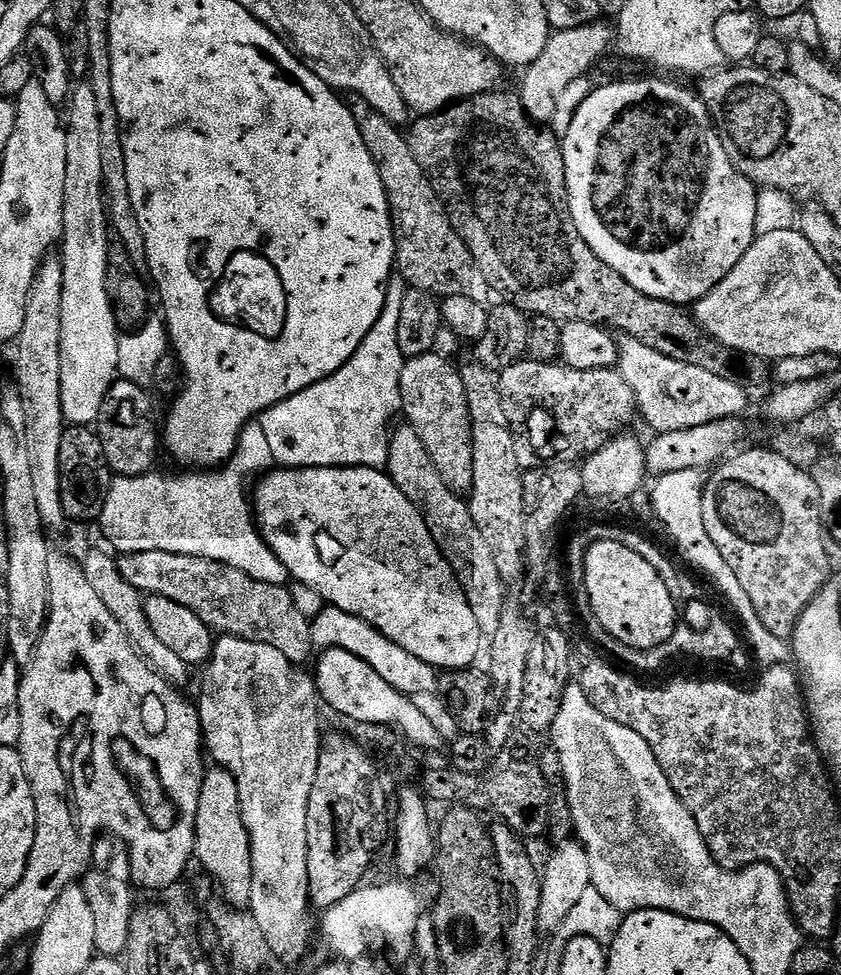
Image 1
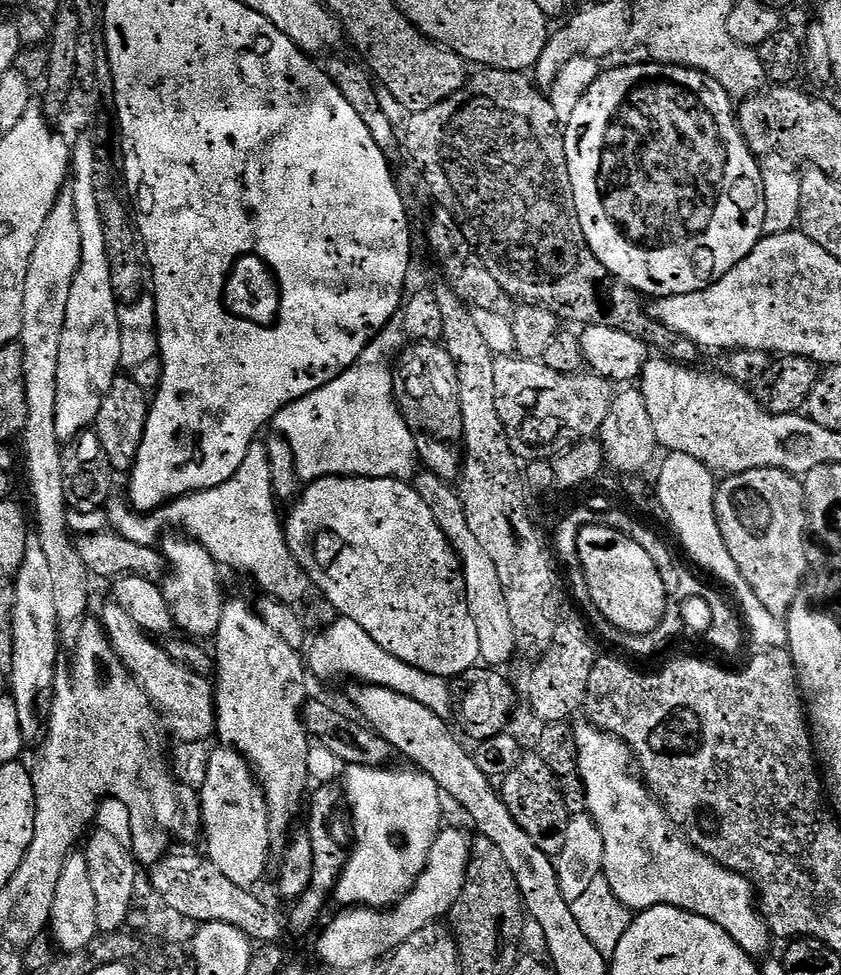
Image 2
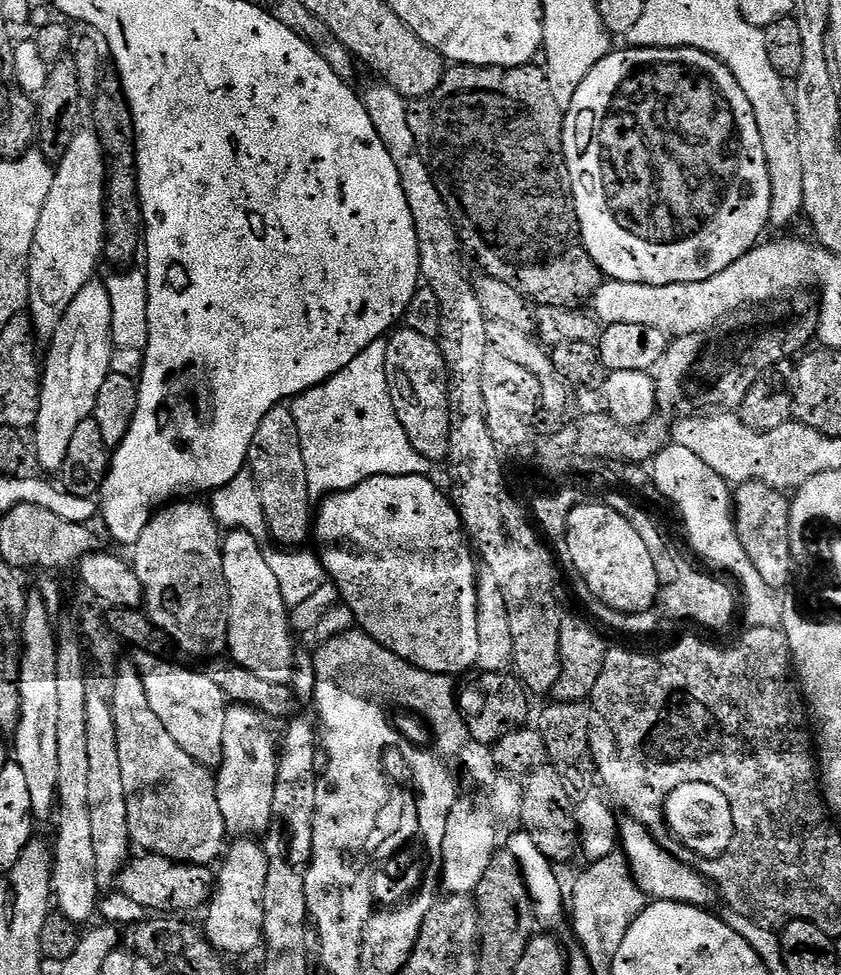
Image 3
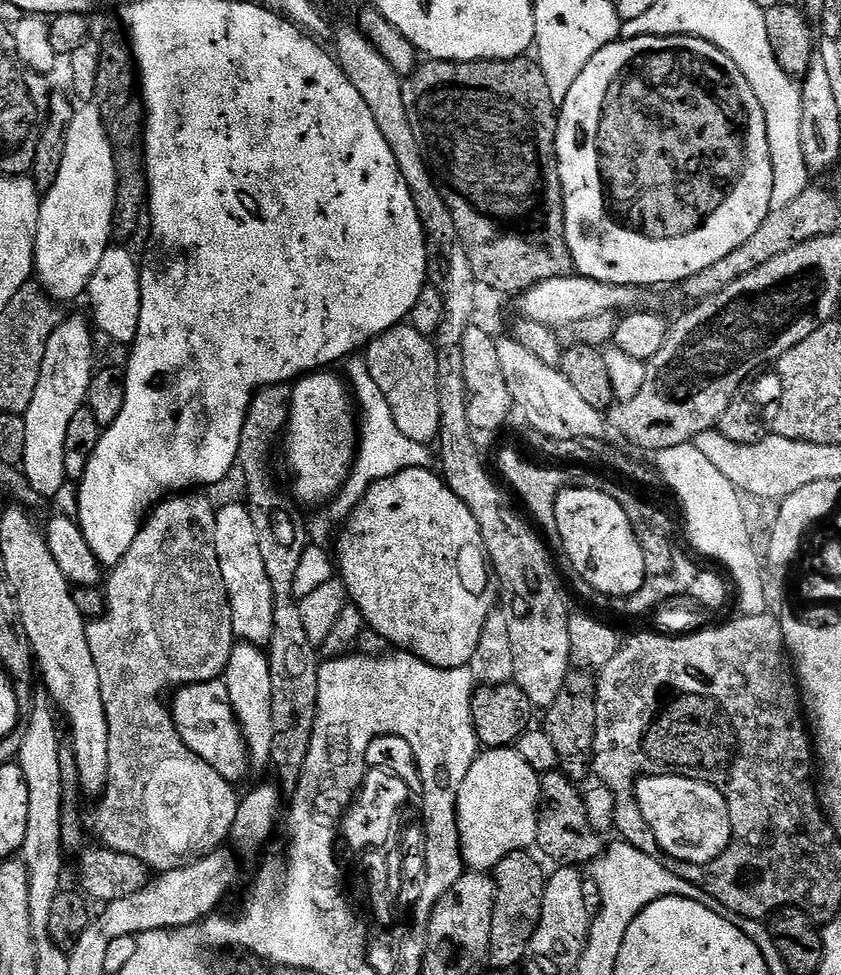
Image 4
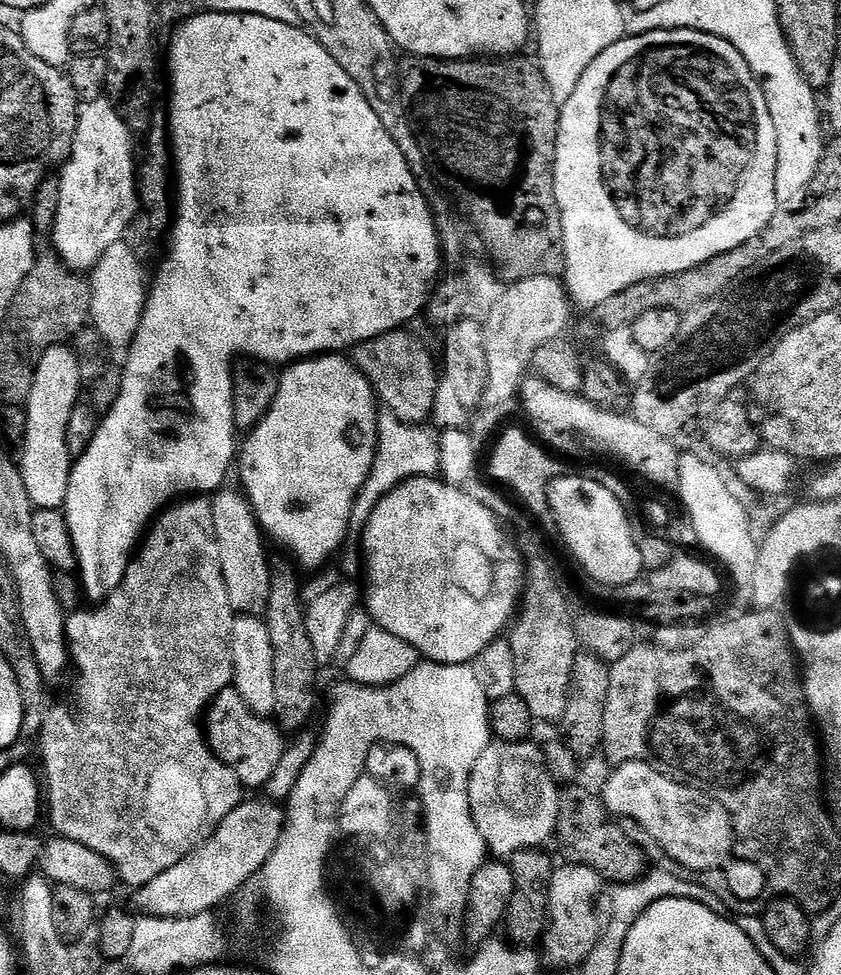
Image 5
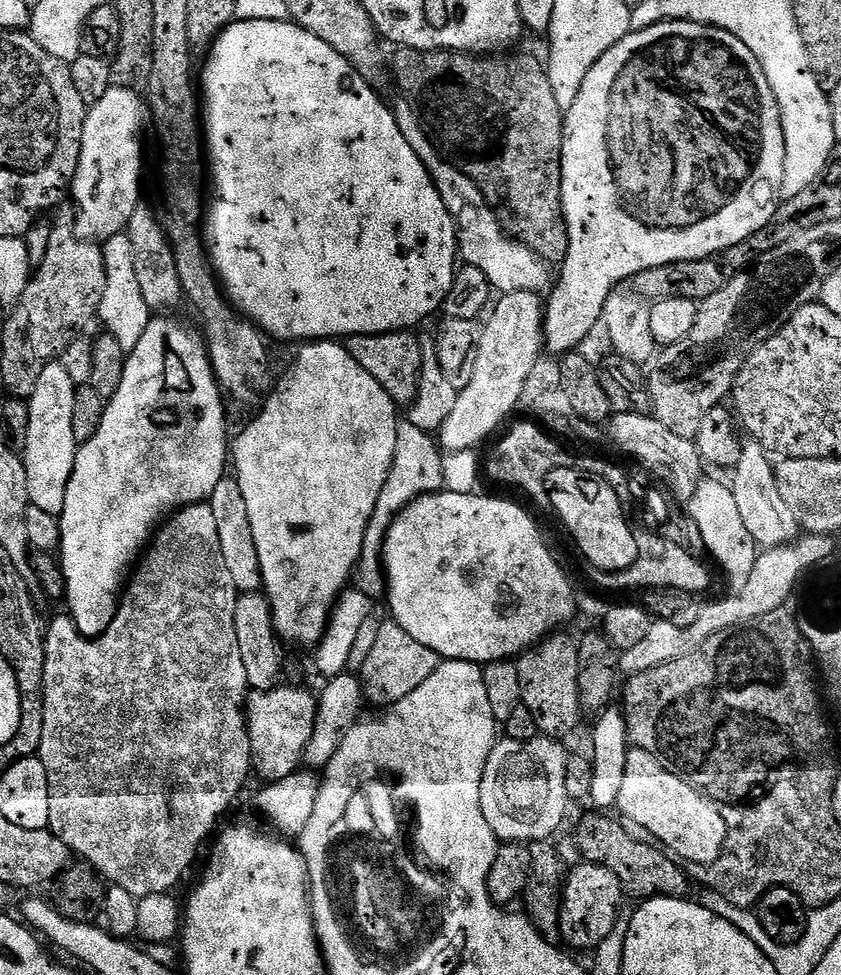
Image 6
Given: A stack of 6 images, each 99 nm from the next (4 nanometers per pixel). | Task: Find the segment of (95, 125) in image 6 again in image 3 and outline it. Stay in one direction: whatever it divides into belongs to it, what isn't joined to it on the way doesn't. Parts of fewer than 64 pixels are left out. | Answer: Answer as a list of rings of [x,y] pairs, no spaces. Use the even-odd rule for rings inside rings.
[[[77,131],[72,136],[65,156],[55,165],[54,182],[50,194],[46,194],[46,206],[42,206],[42,218],[38,218],[38,230],[34,230],[34,242],[28,255],[26,312],[37,337],[44,342],[51,341],[78,290],[97,275],[96,267],[102,264],[104,255],[104,151],[95,131],[87,131]]]

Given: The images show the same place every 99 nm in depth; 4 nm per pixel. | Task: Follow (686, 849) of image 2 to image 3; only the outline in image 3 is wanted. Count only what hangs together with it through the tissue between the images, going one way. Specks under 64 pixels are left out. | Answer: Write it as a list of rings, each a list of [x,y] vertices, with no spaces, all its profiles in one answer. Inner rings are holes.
[[[624,818],[618,824],[618,844],[632,867],[632,877],[645,897],[657,900],[673,900],[679,904],[693,904],[695,908],[707,909],[714,898],[714,888],[696,868],[683,864],[679,855],[672,855],[662,848],[642,826],[631,818]]]

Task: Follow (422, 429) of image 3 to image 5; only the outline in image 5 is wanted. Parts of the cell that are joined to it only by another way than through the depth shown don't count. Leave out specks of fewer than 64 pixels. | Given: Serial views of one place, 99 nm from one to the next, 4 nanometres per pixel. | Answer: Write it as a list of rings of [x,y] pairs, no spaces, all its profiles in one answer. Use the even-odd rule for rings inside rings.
[[[397,330],[370,338],[354,349],[354,363],[358,371],[372,383],[377,401],[387,411],[393,412],[402,424],[424,426],[431,421],[438,364],[432,361],[427,346],[418,337],[411,336],[408,330]]]

